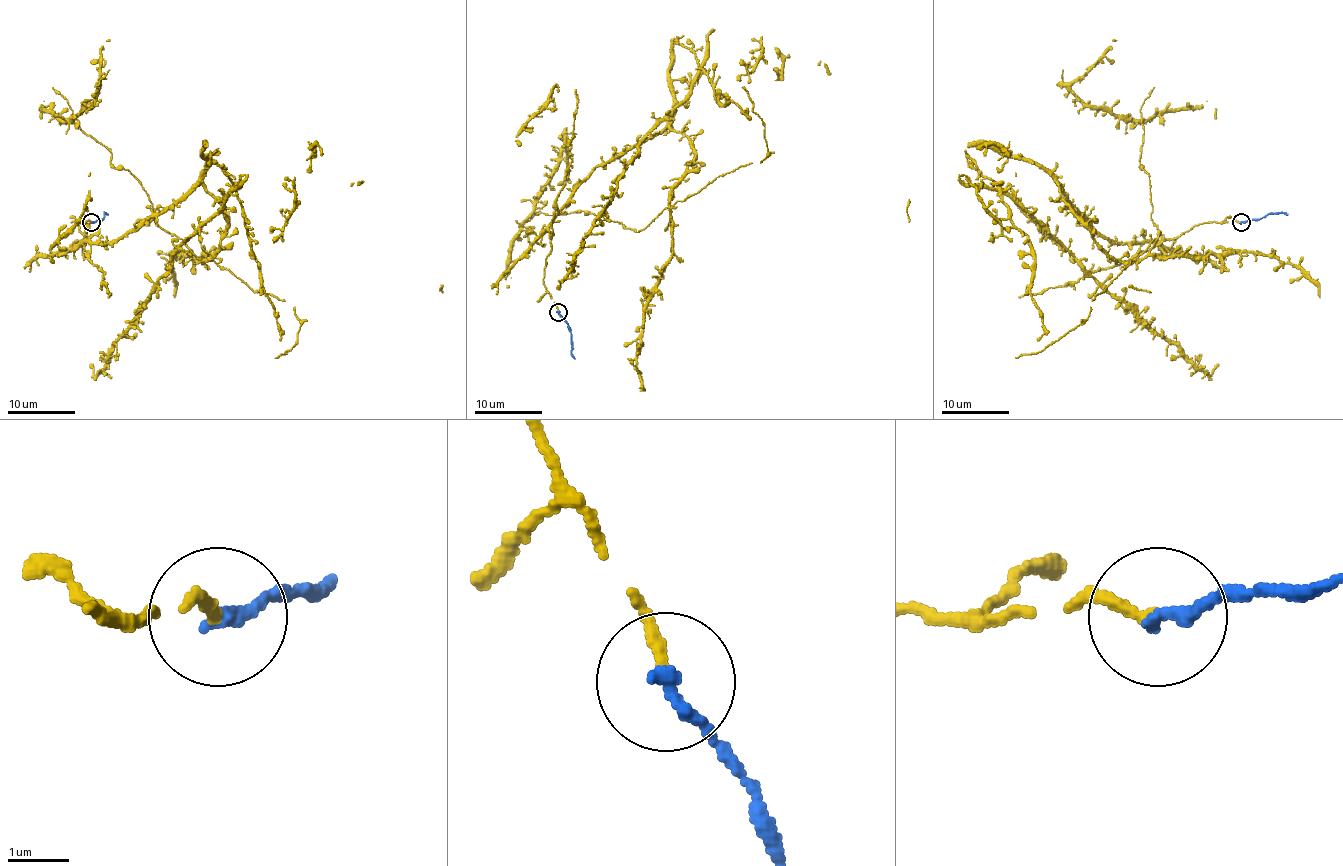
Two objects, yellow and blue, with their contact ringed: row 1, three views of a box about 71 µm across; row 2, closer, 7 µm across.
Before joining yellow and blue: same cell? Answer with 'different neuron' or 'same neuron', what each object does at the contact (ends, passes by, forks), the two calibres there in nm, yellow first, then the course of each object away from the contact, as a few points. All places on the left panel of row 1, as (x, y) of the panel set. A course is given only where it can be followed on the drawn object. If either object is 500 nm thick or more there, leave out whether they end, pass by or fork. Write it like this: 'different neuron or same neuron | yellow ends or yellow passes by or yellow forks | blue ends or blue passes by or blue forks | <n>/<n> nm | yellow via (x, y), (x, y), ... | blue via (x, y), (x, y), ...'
same neuron | yellow ends | blue ends | 170/240 nm | yellow via (91, 222), (81, 240), (122, 239), (198, 185), (228, 223), (203, 262), (68, 119), (110, 40) | blue via (91, 222), (100, 220), (105, 212), (108, 215)

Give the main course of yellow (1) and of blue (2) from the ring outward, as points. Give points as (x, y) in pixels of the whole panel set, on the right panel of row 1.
1: (1241, 222), (1123, 242), (1061, 185), (1061, 200), (1122, 262), (1160, 234), (1140, 119), (1071, 88), (1113, 40)
2: (1241, 222), (1270, 213), (1284, 212), (1287, 215)

